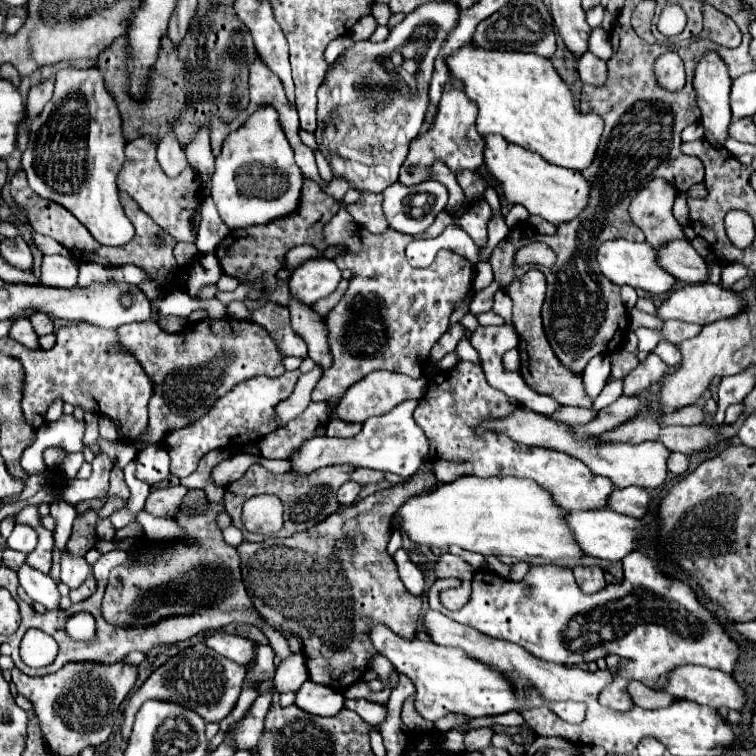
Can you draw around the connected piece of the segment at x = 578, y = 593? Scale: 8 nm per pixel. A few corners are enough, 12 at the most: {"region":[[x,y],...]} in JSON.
{"region":[[628,554],[590,596],[572,570],[478,570],[428,606],[546,662],[608,654],[662,690],[684,664],[732,674],[740,644],[660,562]]}

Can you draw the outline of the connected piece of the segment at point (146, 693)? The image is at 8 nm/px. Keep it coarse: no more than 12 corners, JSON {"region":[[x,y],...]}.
{"region":[[204,642],[154,670],[128,698],[128,738],[146,700],[170,700],[206,722],[226,718],[240,666]]}

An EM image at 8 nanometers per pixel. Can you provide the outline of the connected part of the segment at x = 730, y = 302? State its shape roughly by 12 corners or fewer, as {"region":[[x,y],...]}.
{"region":[[718,284],[670,292],[660,320],[710,324],[738,316],[742,294]]}

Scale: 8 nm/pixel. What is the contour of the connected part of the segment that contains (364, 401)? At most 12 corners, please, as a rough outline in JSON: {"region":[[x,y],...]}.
{"region":[[378,370],[338,402],[338,416],[364,422],[420,400],[428,378]]}

